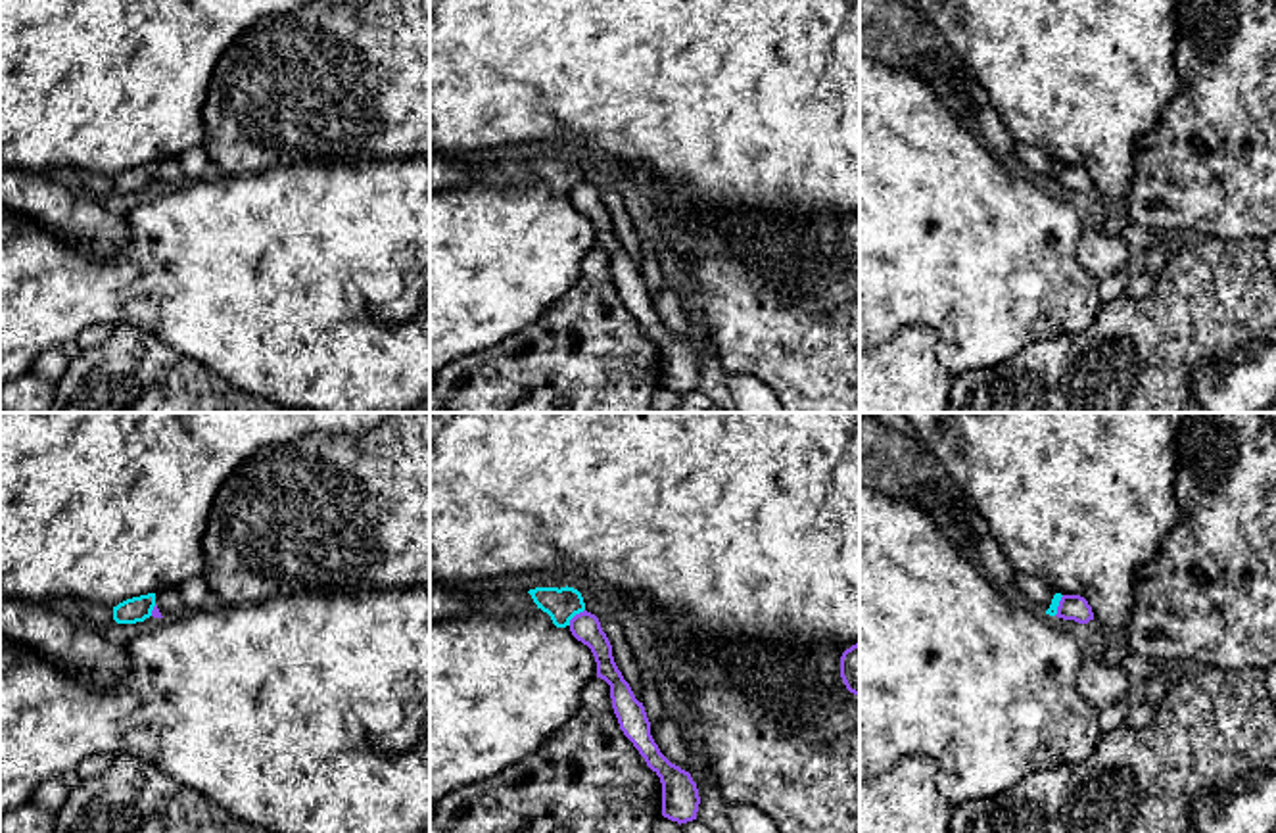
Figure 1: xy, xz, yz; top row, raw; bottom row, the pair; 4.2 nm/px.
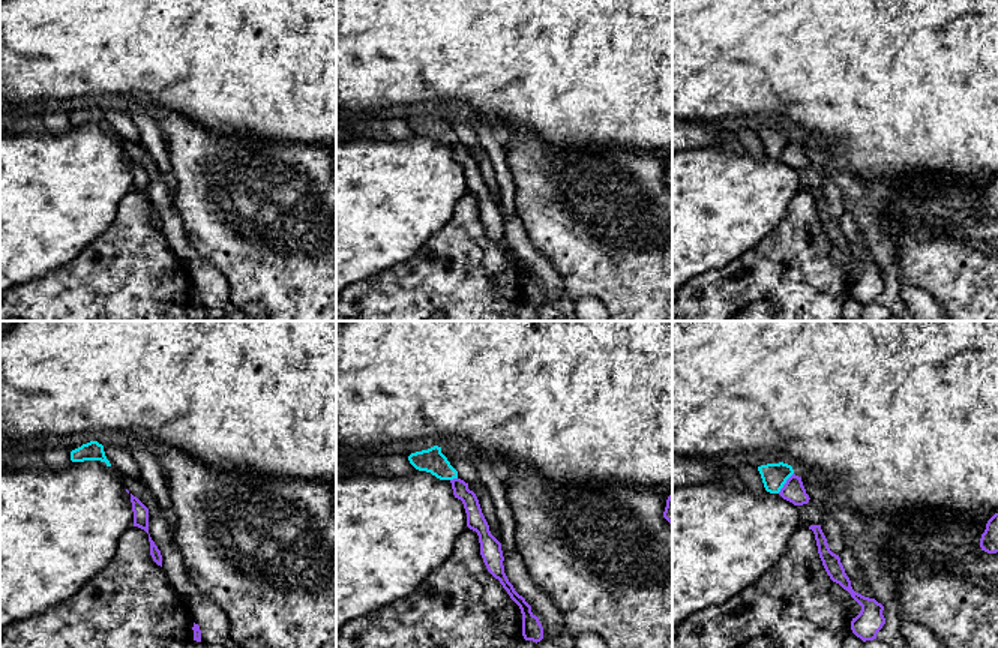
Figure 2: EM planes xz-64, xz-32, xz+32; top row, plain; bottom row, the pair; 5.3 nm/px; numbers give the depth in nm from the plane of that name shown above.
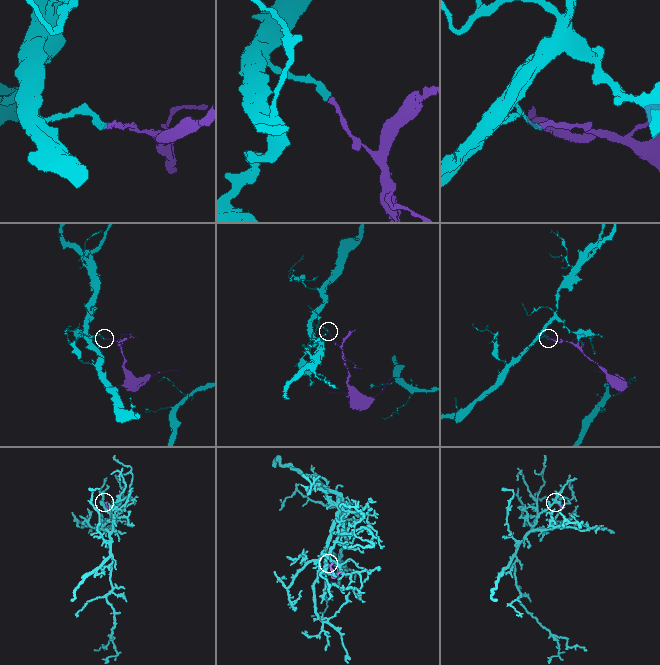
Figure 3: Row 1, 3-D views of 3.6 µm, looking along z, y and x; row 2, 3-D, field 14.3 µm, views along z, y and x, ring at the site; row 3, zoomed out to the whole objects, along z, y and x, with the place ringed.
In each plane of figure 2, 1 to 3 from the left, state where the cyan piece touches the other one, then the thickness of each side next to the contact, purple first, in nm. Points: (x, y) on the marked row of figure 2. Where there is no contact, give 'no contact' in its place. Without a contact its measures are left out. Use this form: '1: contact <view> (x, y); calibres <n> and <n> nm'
1: no contact
2: contact xz-32 (453, 479); calibres 100 and 130 nm
3: contact xz+32 (785, 483); calibres 120 and 140 nm

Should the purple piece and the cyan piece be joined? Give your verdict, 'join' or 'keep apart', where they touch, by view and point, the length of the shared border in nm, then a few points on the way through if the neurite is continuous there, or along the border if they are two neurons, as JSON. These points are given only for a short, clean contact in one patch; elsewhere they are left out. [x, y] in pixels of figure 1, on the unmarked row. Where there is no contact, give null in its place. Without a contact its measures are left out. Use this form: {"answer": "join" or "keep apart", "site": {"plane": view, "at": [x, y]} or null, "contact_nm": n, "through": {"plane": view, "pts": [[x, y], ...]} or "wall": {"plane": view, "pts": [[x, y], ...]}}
{"answer": "keep apart", "site": {"plane": "xz", "at": [574, 187]}, "contact_nm": 100, "wall": {"plane": "xz", "pts": [[584, 179], [568, 194]]}}

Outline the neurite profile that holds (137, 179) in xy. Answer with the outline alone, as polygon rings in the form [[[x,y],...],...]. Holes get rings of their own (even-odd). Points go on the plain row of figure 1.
[[[155,163],[127,169],[113,177],[113,190],[117,194],[136,194],[152,186],[155,177]]]

